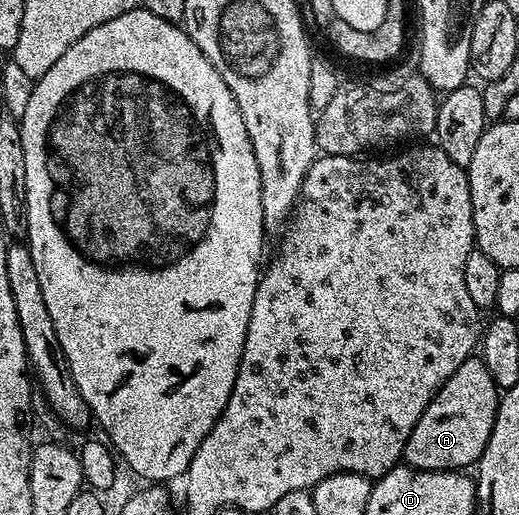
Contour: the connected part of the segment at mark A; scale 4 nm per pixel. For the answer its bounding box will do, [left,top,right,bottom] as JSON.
[402,358,501,471]

